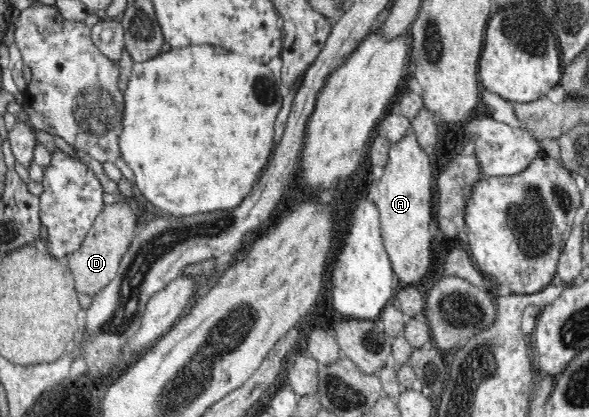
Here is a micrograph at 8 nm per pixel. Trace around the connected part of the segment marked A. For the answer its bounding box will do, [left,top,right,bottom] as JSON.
[368,130,437,288]

